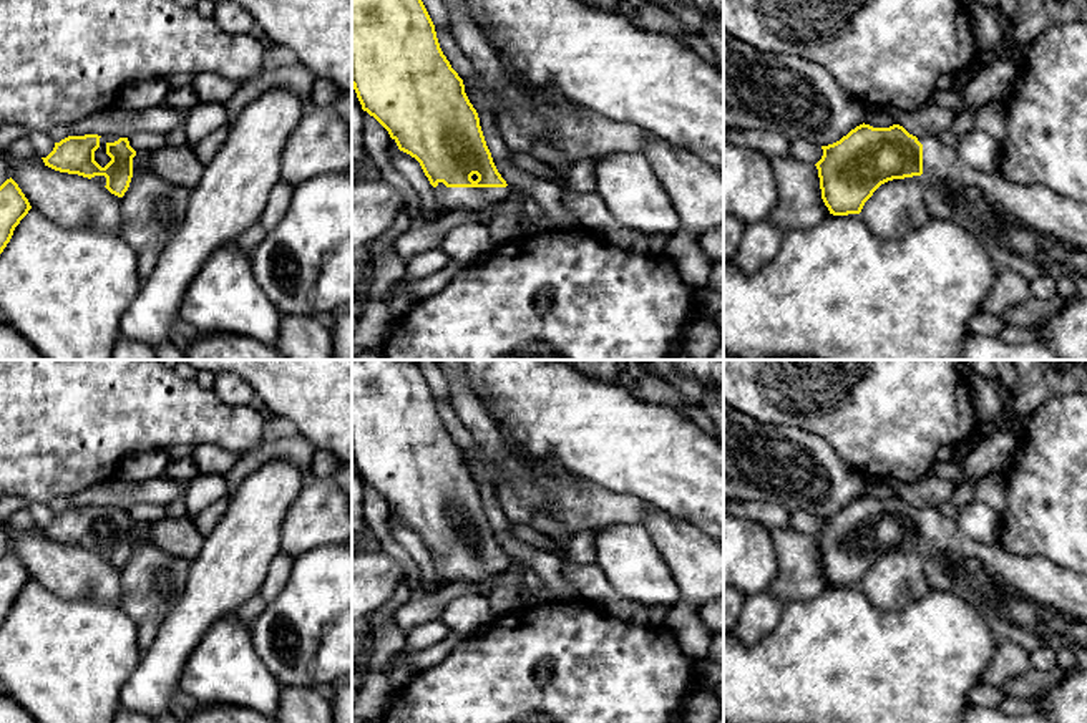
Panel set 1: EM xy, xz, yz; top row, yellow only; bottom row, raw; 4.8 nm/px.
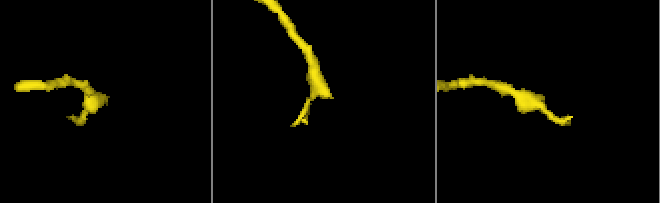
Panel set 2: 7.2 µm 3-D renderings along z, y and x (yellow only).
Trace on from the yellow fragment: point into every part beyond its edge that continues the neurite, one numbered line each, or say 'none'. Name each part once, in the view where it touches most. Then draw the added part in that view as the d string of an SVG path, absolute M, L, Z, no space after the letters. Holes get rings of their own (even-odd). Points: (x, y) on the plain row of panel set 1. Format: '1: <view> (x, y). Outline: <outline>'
1: xz (472, 571). Outline: M438 554L435 559L438 564L438 574L443 585L466 582L466 584L488 584L493 579L500 579L511 569L513 559L446 559Z

